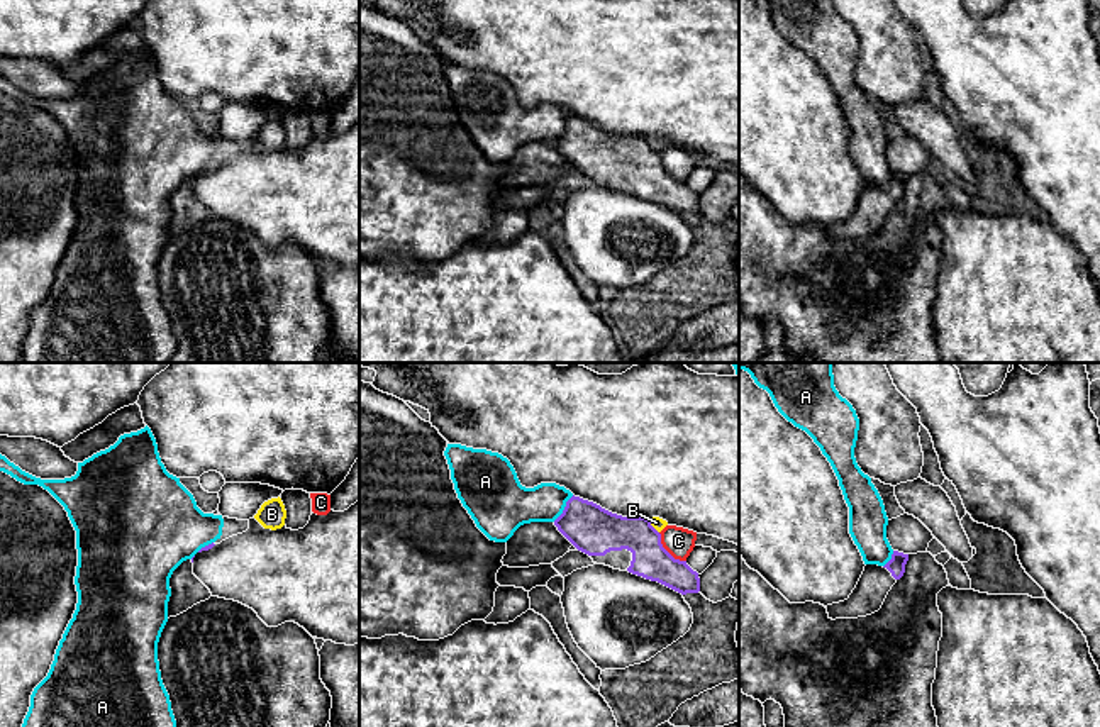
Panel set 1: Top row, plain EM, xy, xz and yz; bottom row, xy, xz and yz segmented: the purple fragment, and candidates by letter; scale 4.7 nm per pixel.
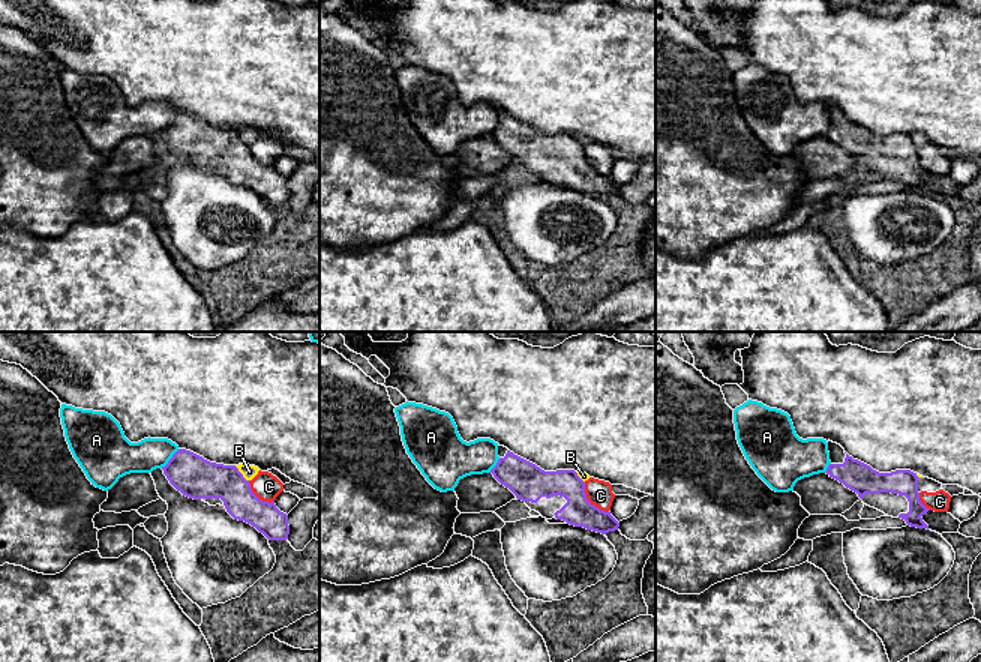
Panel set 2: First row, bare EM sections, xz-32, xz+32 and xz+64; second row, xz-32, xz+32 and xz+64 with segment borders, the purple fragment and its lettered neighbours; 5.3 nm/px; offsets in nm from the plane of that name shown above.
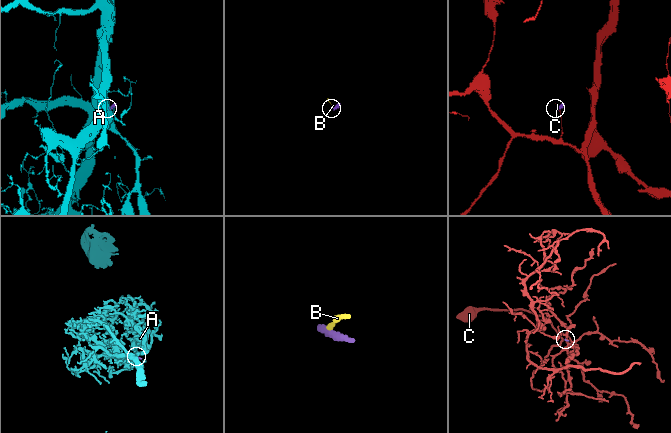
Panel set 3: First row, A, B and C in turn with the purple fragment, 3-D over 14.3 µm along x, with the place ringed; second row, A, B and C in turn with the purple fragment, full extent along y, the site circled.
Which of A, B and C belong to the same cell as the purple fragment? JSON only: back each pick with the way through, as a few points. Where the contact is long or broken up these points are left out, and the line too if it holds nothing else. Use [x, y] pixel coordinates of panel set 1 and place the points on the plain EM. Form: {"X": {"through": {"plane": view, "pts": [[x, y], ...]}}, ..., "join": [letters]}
{"join": []}

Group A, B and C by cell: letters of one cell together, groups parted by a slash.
A / B / C

